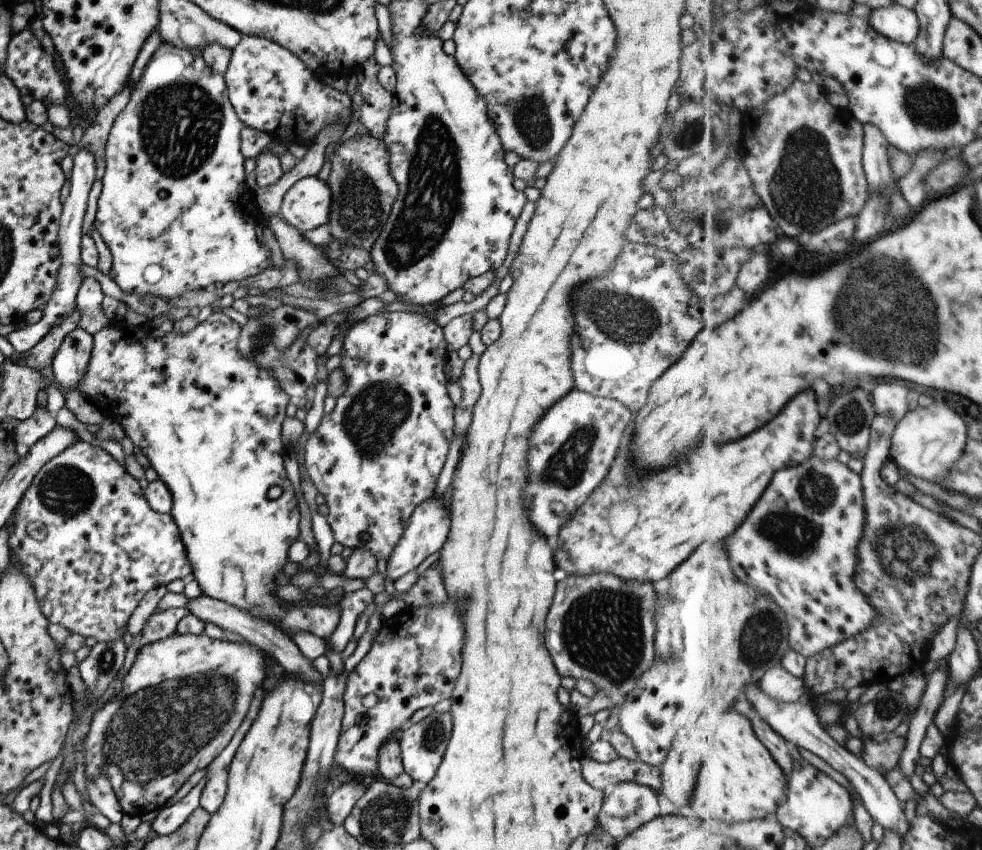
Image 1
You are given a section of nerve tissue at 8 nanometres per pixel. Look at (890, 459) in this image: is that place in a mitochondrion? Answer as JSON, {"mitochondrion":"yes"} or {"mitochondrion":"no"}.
{"mitochondrion":"no"}

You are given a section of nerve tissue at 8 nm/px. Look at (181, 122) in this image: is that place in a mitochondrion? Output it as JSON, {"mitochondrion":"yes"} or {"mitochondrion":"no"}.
{"mitochondrion":"yes"}

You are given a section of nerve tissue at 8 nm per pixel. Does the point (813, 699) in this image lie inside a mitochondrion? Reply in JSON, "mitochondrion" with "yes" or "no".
{"mitochondrion":"no"}

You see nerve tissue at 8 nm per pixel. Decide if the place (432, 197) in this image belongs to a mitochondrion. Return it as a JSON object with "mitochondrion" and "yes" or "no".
{"mitochondrion":"yes"}

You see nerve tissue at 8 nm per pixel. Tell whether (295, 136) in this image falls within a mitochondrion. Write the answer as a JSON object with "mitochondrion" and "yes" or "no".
{"mitochondrion":"no"}

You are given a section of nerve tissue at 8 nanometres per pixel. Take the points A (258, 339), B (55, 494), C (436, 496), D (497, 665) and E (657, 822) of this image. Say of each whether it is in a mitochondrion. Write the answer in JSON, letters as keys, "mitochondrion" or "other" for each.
{"A":"mitochondrion","B":"mitochondrion","C":"other","D":"other","E":"other"}

